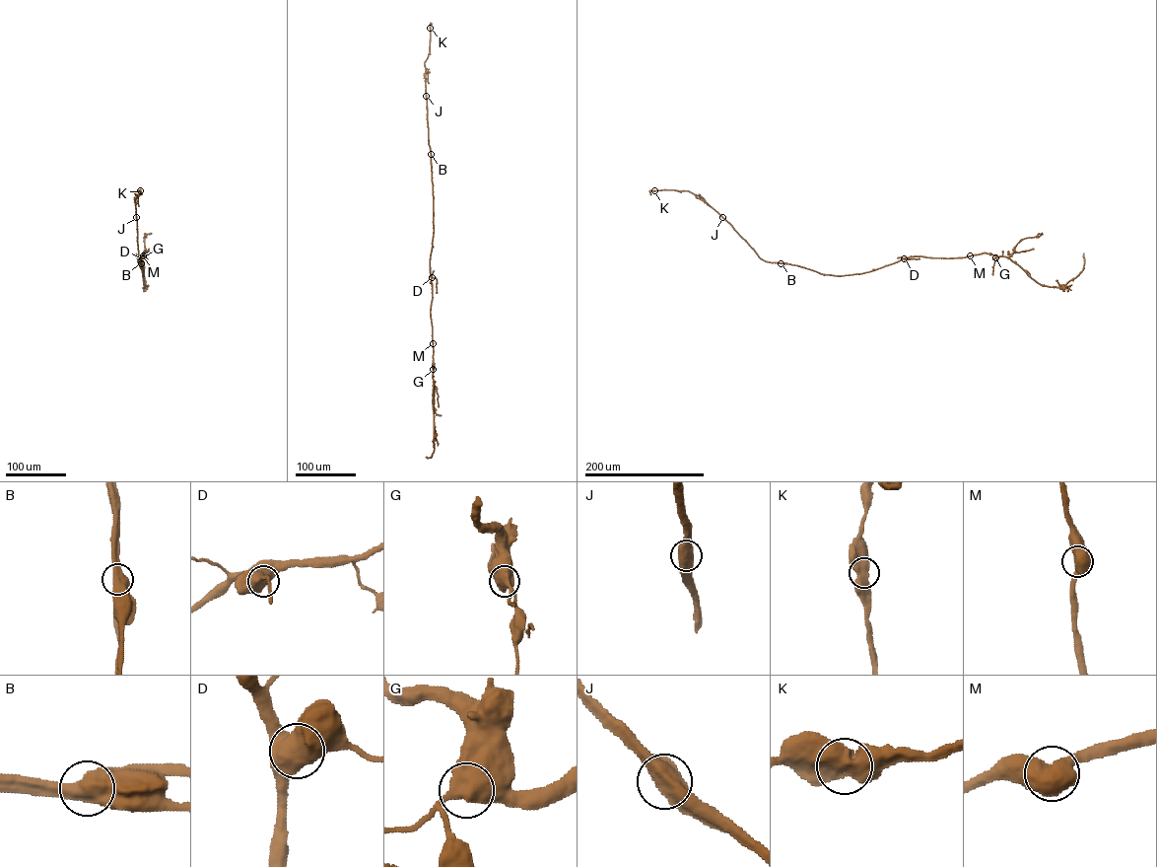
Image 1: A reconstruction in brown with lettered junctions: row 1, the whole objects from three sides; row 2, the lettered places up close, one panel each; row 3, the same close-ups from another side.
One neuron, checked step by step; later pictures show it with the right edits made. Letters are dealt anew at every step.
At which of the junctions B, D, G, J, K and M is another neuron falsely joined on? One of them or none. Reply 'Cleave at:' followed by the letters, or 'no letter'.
Cleave at: B

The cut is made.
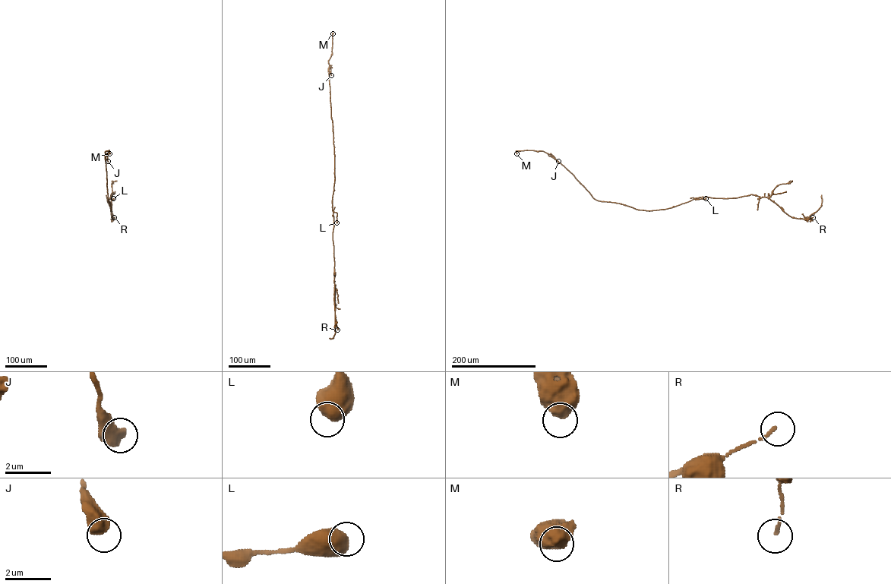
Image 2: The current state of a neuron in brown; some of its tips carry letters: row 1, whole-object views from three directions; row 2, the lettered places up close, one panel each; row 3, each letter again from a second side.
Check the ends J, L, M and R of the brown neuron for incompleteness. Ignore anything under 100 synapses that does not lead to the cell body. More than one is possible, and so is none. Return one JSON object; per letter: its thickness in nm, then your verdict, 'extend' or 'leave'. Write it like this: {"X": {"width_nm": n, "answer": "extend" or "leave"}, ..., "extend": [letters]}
{"J": {"width_nm": 600, "answer": "leave"}, "L": {"width_nm": 700, "answer": "leave"}, "M": {"width_nm": 650, "answer": "leave"}, "R": {"width_nm": 120, "answer": "leave"}, "extend": []}

